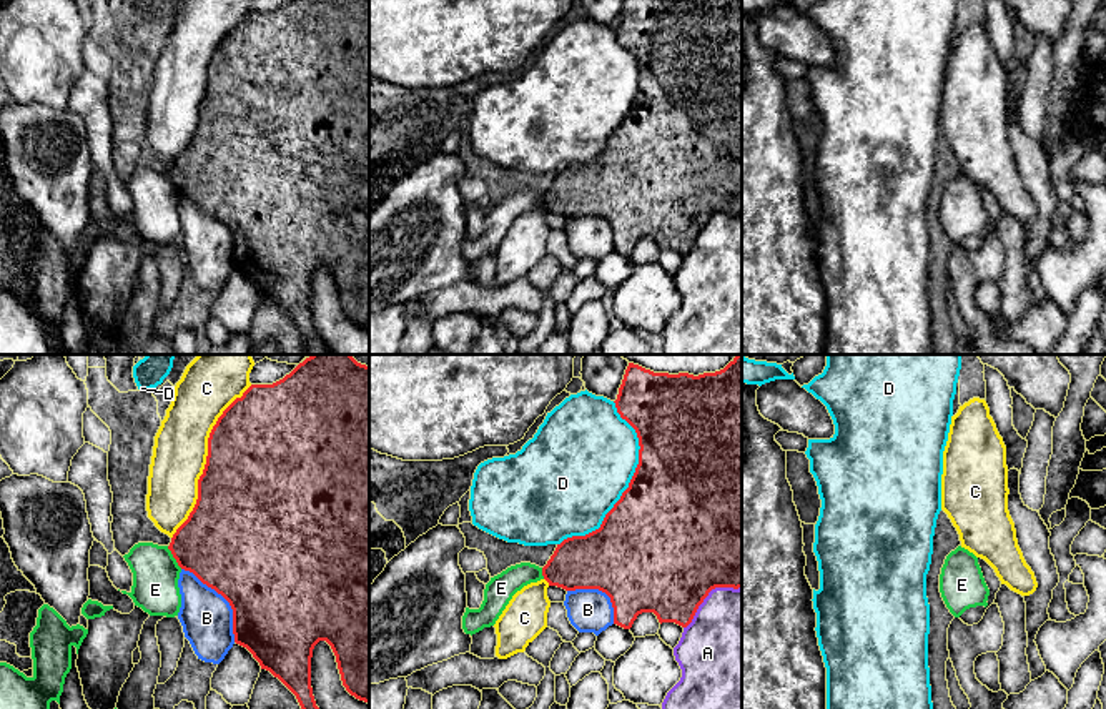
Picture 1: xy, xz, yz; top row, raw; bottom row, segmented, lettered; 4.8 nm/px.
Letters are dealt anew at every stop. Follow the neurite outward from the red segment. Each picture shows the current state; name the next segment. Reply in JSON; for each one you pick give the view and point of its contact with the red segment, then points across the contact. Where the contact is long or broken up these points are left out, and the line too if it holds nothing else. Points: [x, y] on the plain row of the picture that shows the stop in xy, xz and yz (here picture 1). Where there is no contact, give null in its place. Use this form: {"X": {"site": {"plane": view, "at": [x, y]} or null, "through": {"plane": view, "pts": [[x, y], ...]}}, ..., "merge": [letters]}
{"merge": []}

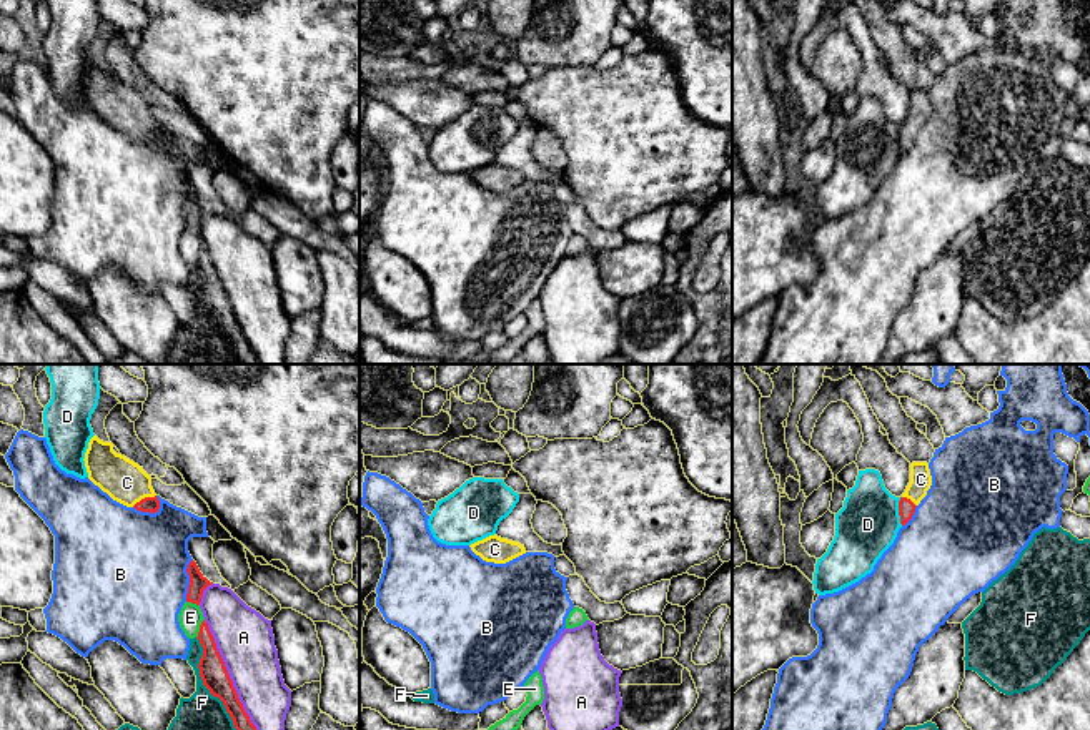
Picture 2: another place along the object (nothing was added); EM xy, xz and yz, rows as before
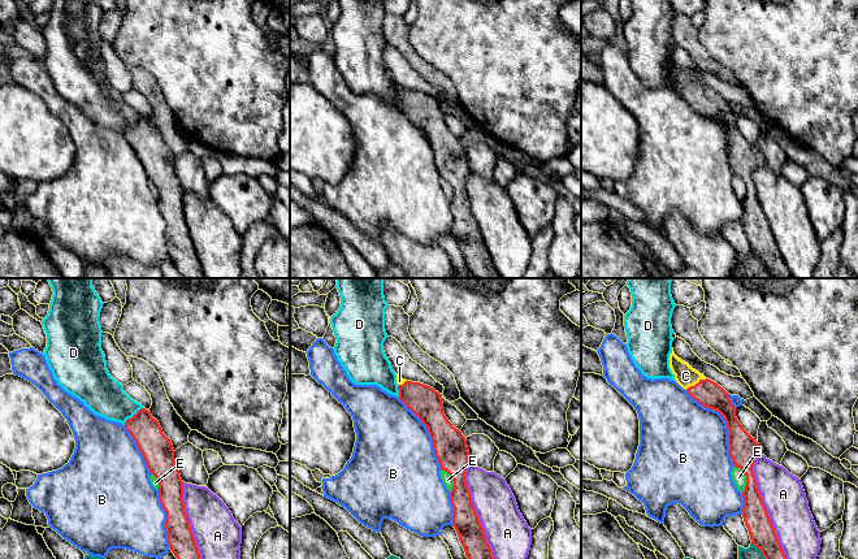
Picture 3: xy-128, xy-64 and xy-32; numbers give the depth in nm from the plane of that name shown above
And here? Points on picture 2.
{"C": {"site": {"plane": "xy", "at": [145, 125]}, "through": {"plane": "xy", "pts": [[148, 132], [145, 125], [127, 110]]}}, "merge": ["C"]}

